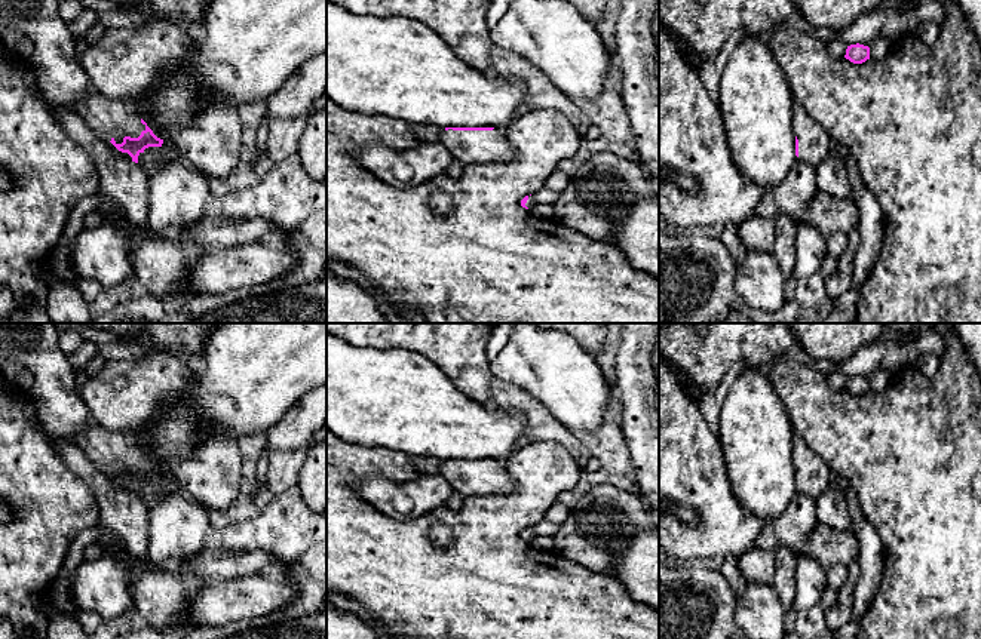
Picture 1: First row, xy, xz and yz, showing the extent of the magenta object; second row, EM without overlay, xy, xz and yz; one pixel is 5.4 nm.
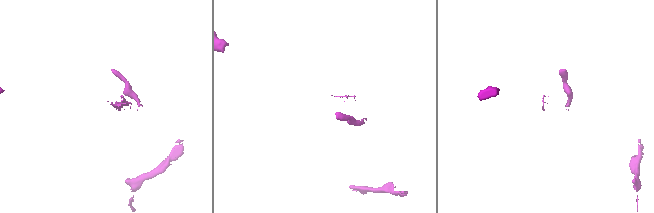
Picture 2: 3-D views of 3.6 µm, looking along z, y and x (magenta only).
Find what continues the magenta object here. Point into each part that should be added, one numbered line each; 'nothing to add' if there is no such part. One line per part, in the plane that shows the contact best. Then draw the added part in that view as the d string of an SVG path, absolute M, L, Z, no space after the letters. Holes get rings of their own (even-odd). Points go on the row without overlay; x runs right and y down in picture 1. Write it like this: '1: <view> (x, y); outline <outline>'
1: xz (466, 478); outline M494 460L493 463L439 461L438 474L463 497L491 494L505 495L515 488L505 460Z

